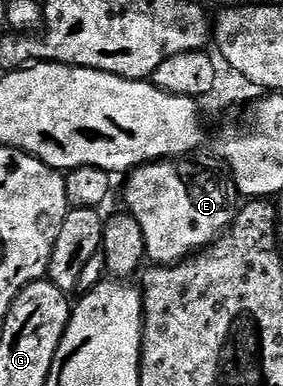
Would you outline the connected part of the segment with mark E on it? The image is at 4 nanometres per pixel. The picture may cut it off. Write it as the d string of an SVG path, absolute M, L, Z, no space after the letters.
M172 159L153 161L131 170L128 186L124 189L127 212L142 227L147 260L153 266L169 264L168 233L176 233L176 261L185 261L193 253L208 248L234 223L238 212L236 182L223 181L216 173L200 165L184 165L179 169Z

